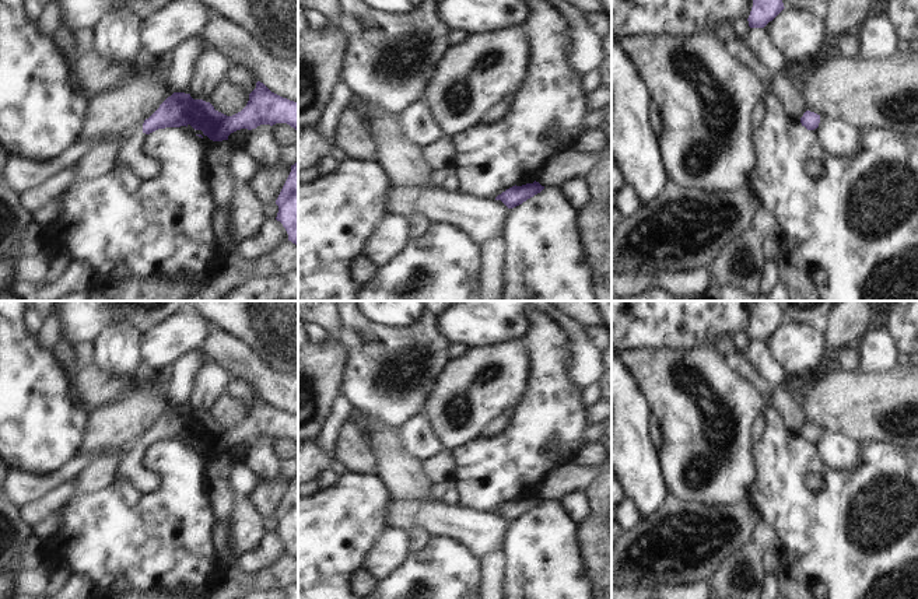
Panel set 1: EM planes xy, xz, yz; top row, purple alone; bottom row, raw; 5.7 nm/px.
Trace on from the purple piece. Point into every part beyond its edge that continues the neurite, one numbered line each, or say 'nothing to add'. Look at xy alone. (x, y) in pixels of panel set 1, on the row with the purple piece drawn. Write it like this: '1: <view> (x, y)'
1: xy (130, 157).

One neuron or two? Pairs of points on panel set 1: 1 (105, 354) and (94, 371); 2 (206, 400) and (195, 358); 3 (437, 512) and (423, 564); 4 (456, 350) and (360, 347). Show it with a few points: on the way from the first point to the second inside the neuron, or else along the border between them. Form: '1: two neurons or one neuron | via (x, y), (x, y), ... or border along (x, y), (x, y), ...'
1: two neurons | border along (95, 358), (105, 371), (123, 377), (128, 381)
2: two neurons | border along (207, 361), (196, 378), (191, 405)
3: two neurons | border along (434, 535), (455, 538), (466, 545)
4: two neurons | border along (451, 343), (451, 356), (454, 358)

